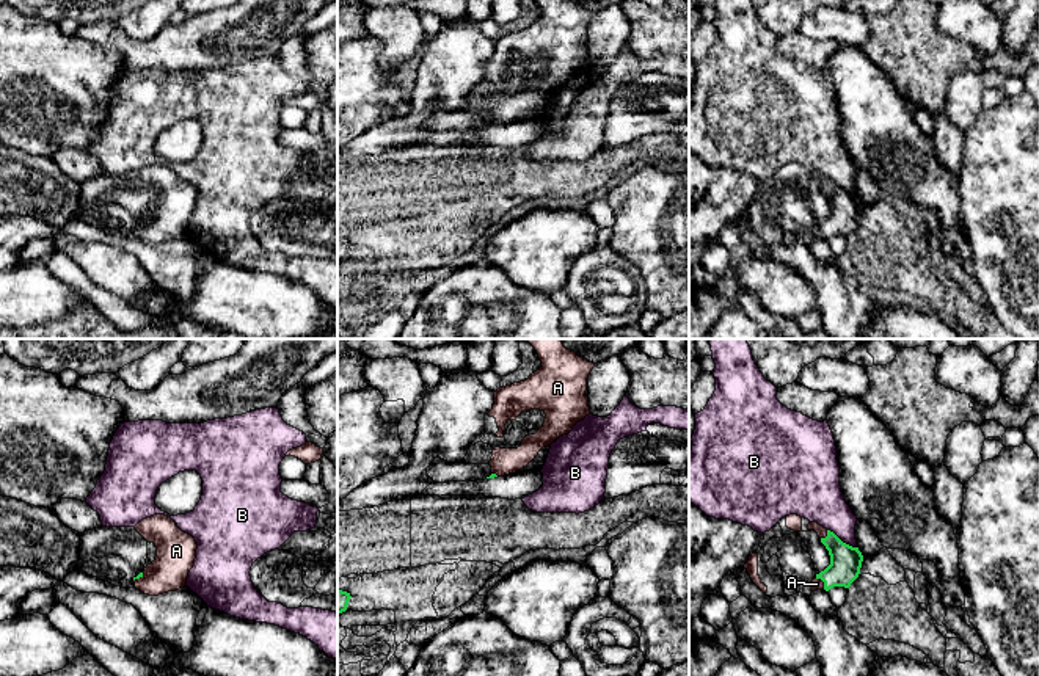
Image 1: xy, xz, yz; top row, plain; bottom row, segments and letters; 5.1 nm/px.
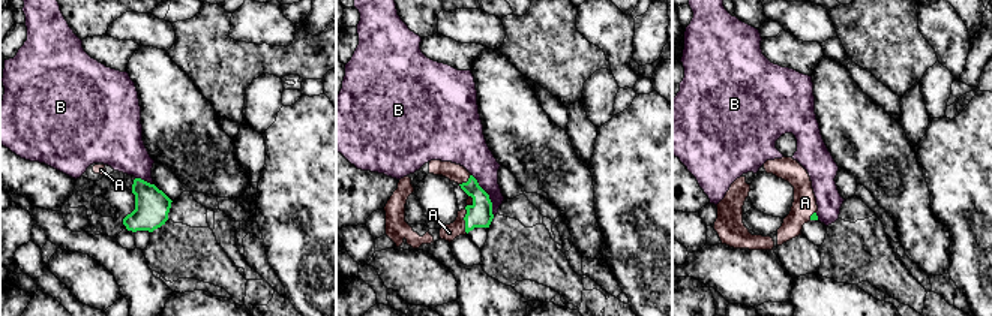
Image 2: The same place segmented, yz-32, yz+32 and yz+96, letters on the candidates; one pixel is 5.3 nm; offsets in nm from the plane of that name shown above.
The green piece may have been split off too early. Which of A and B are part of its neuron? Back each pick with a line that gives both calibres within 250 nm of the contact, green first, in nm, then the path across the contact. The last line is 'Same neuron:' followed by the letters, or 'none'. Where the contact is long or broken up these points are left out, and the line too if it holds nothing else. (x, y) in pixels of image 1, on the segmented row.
A: 160/50 nm | across yz (845, 565), (845, 559), (827, 535), (821, 532)
Same neuron: A

